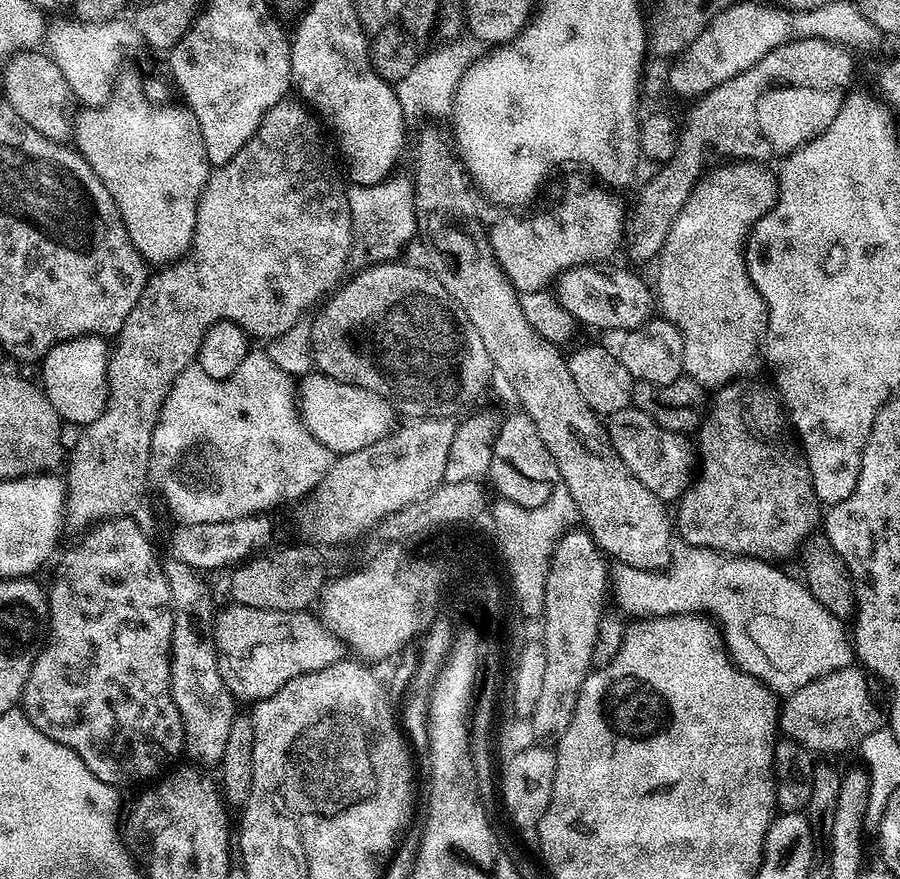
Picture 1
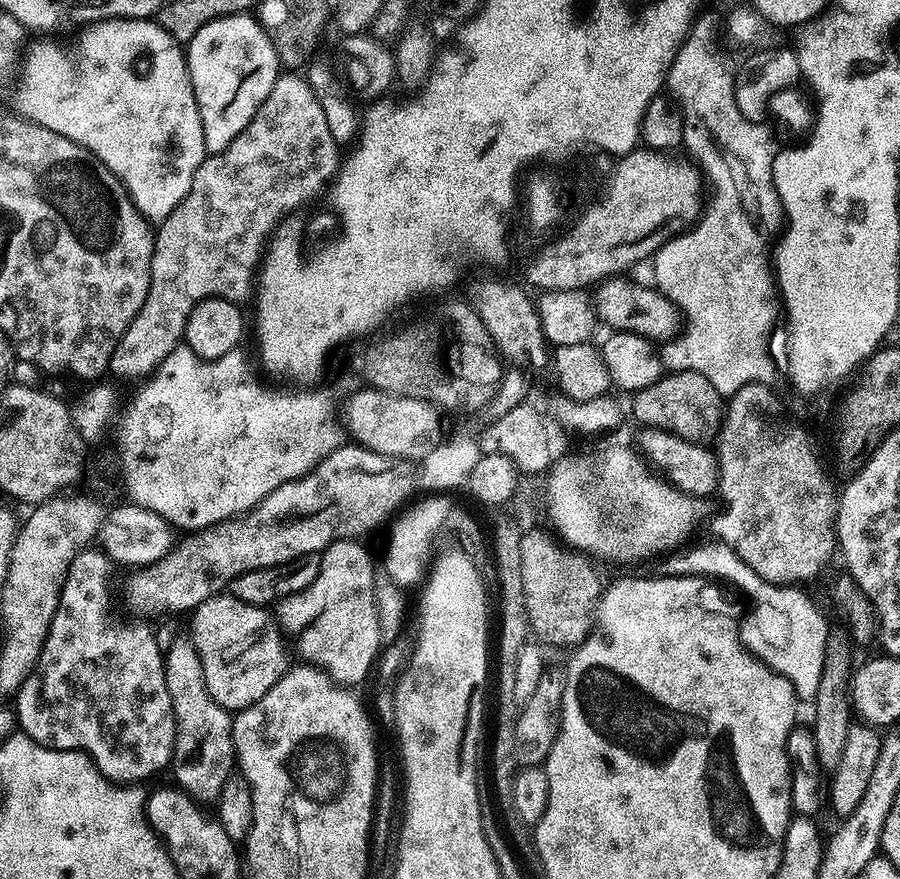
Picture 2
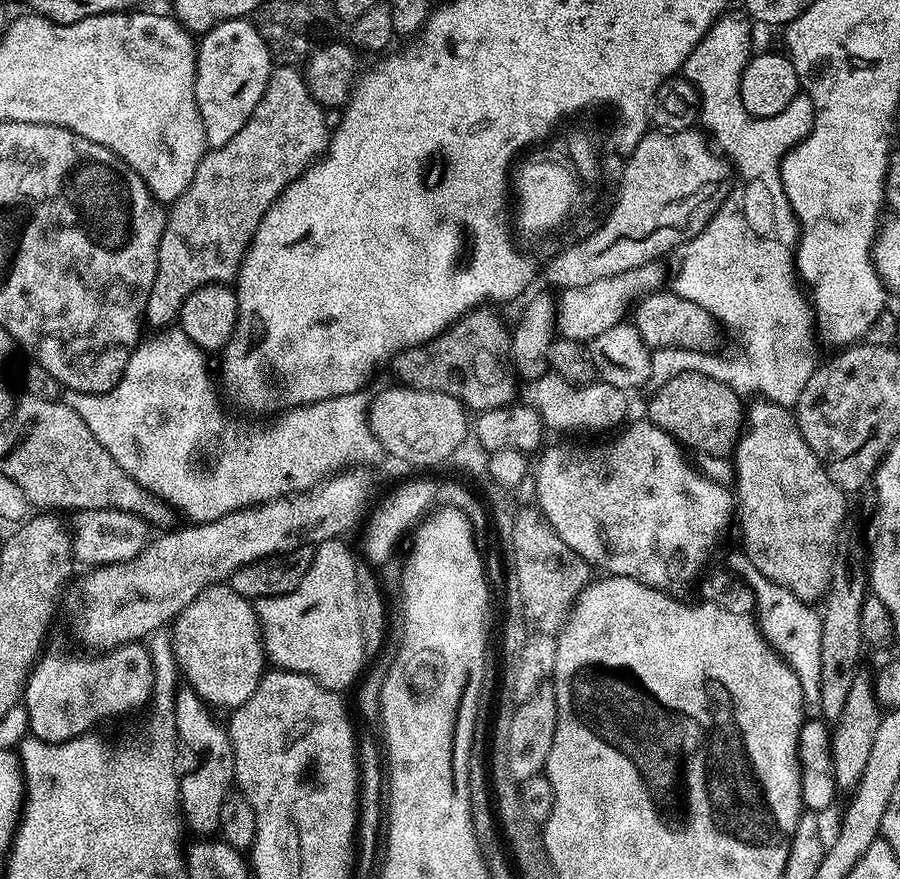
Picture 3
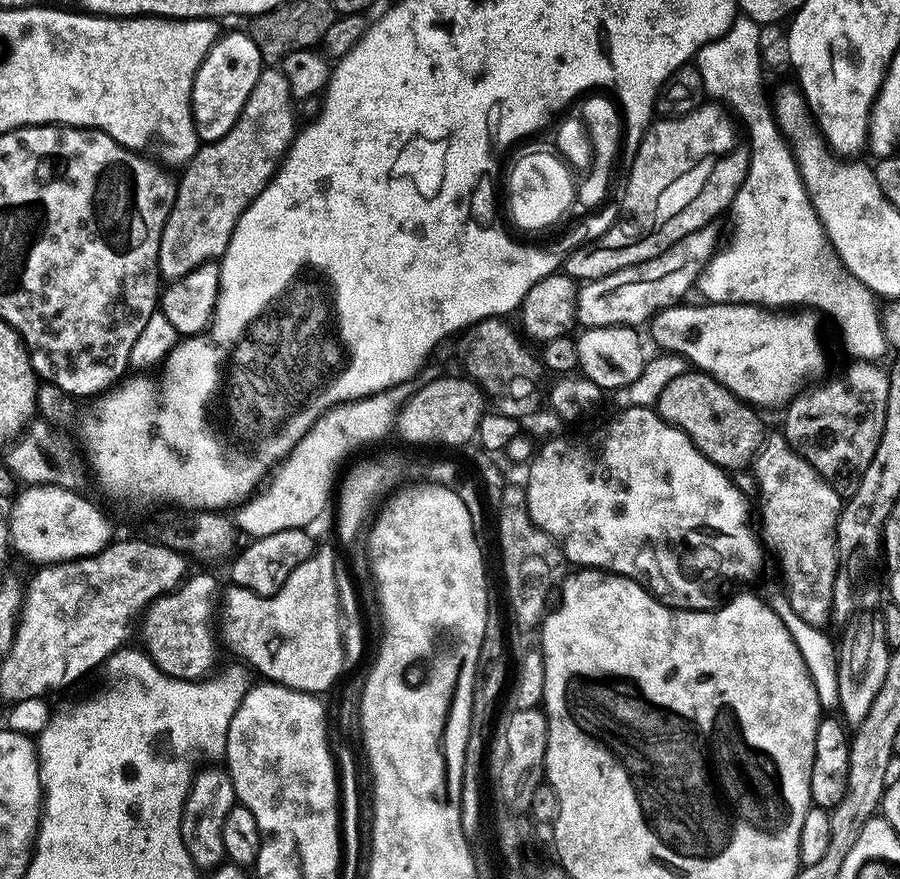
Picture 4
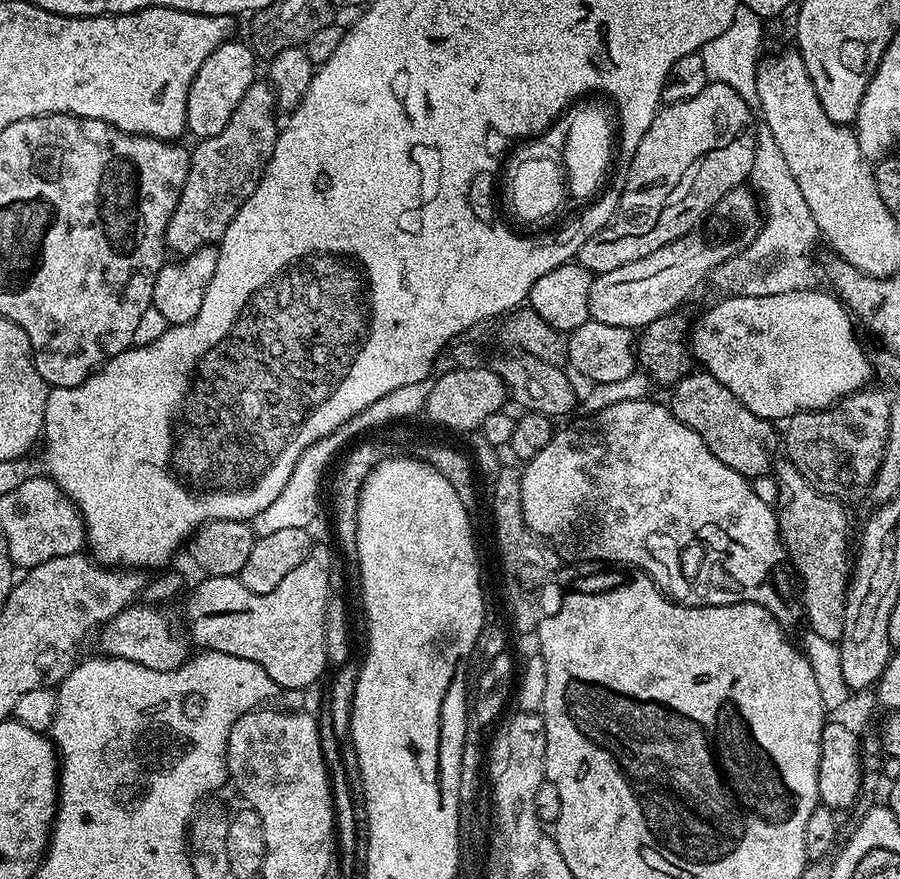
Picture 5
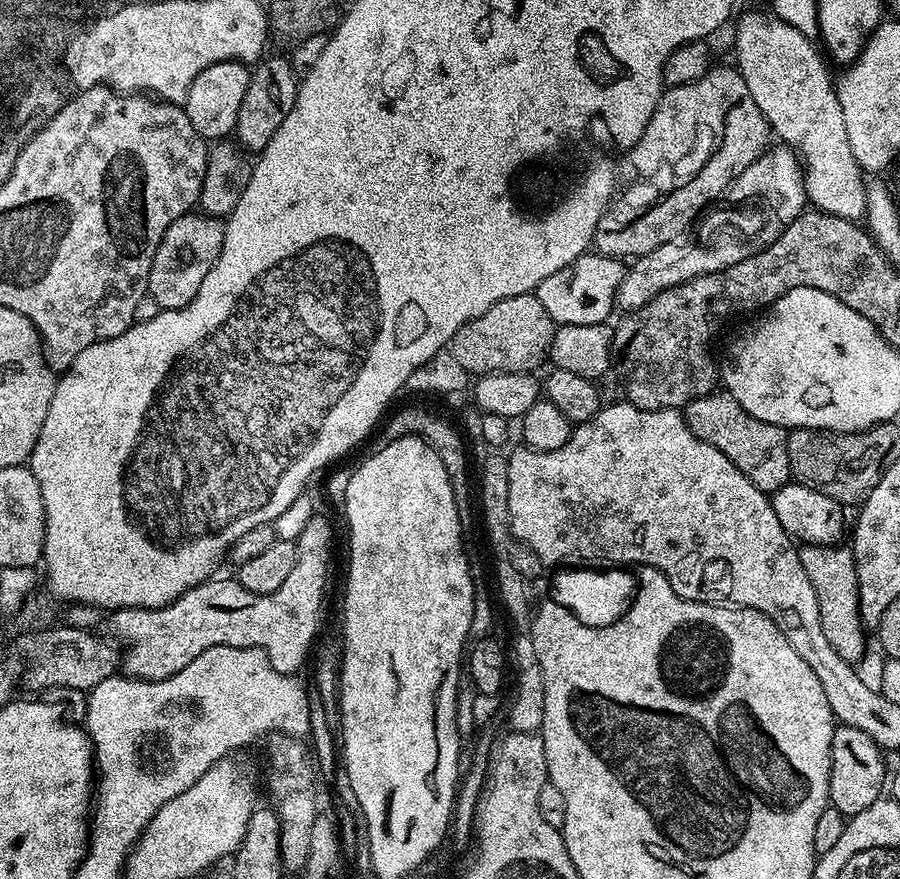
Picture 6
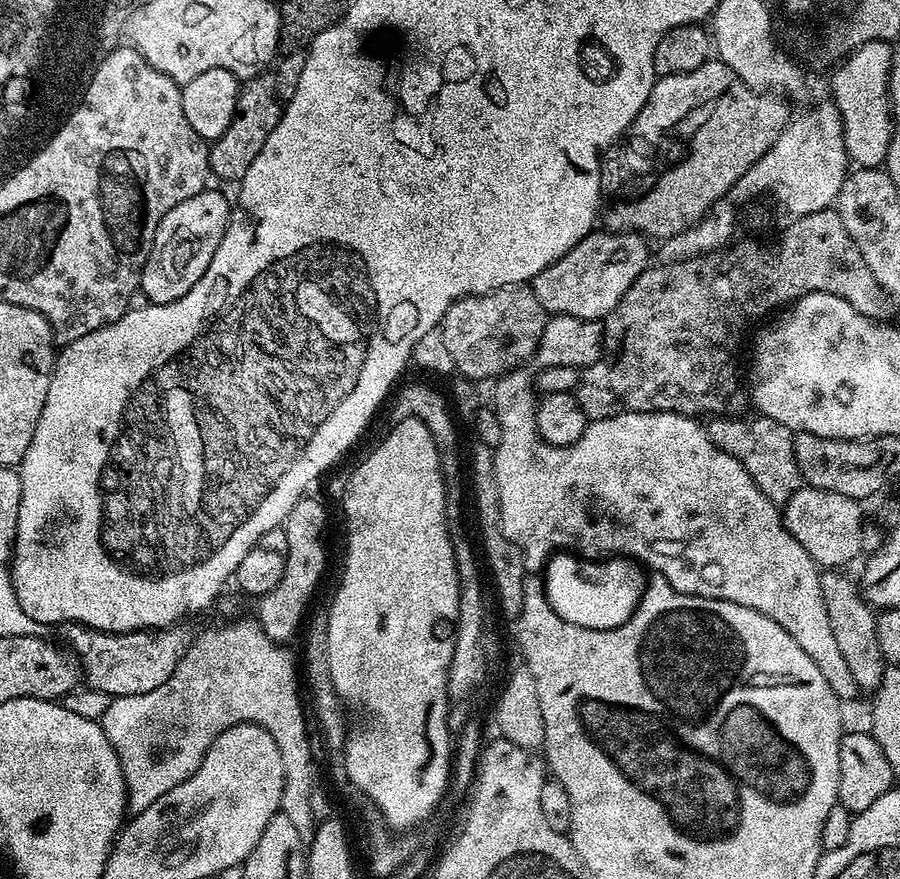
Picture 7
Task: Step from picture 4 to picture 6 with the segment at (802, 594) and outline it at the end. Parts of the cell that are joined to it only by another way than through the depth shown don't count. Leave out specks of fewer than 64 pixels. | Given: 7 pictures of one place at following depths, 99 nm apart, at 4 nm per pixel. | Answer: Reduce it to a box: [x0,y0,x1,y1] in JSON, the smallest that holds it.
[799,544,868,665]

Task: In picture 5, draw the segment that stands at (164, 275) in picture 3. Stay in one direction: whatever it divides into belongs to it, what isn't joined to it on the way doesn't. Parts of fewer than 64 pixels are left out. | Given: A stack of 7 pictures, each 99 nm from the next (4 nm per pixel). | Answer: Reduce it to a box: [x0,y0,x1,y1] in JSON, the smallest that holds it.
[164,78,278,258]

